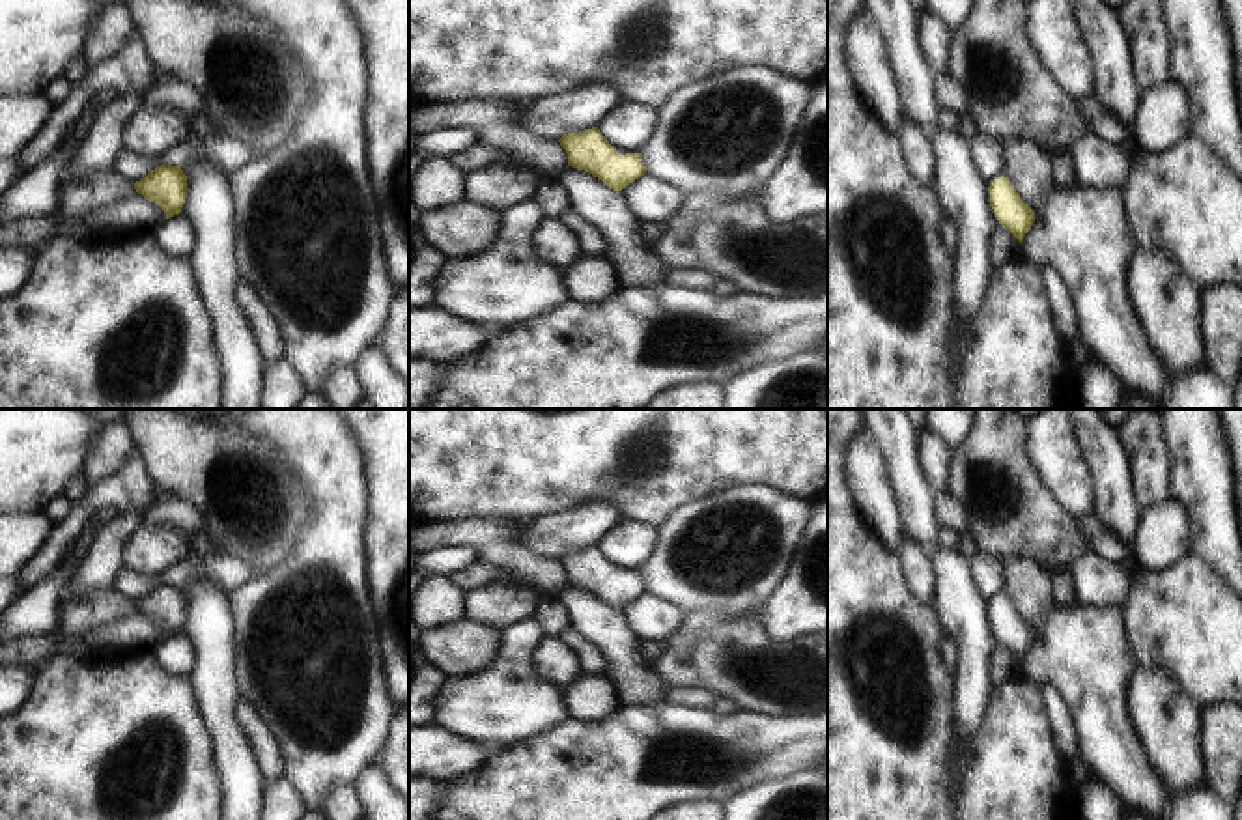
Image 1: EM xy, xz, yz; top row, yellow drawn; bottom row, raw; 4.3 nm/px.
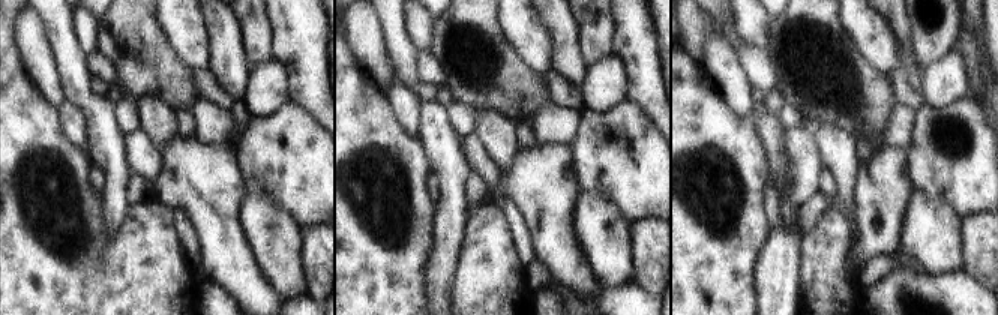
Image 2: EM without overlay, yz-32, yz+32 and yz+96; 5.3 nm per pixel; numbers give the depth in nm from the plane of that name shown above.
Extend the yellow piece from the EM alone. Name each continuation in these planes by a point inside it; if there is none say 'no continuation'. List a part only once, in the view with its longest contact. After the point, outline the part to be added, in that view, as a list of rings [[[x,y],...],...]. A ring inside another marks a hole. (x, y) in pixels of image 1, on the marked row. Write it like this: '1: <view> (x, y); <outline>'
no continuation

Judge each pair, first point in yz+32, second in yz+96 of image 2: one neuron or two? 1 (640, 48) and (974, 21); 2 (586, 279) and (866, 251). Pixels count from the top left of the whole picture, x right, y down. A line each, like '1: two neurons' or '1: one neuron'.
1: two neurons
2: one neuron

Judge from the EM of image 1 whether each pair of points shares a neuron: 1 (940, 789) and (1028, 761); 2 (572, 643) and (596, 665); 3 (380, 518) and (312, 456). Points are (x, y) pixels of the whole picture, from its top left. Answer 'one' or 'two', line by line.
1: one
2: one
3: two

